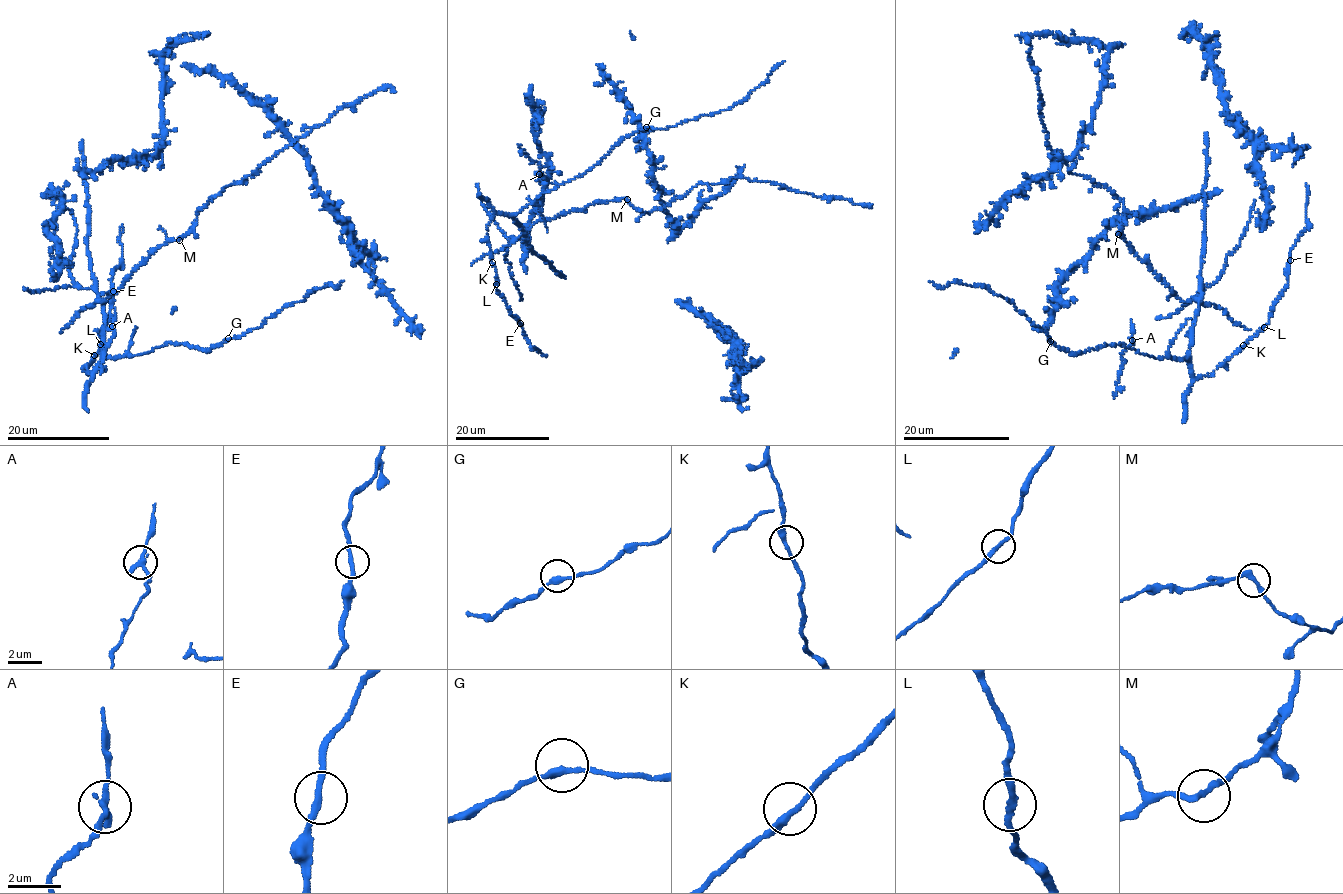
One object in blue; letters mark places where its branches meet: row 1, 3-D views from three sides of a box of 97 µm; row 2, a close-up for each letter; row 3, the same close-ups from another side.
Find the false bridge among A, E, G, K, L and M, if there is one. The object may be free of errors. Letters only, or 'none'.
A

